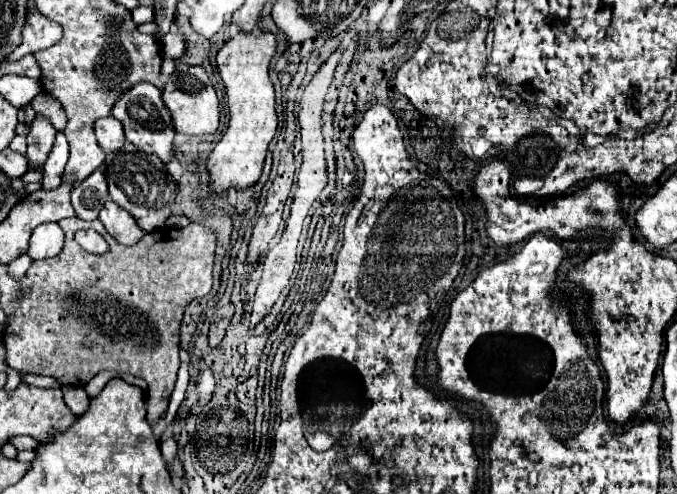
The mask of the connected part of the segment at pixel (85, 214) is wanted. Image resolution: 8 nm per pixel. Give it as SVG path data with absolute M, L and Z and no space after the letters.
M102 168L92 172L72 190L72 206L76 210L76 216L82 220L96 220L106 200L108 200L108 182L104 178Z

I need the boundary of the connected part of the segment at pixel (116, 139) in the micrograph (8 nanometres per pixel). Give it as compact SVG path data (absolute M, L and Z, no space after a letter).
M106 116L106 118L98 118L96 124L94 124L94 132L96 132L96 138L98 138L98 144L100 148L110 154L114 150L120 150L126 142L124 138L124 130L120 126L120 122L112 116Z

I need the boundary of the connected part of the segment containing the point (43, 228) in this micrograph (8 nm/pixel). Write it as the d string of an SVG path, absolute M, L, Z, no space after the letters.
M48 222L48 224L36 226L36 230L32 232L28 254L34 260L52 258L52 256L60 254L62 246L64 246L64 232L62 232L62 228L56 222Z

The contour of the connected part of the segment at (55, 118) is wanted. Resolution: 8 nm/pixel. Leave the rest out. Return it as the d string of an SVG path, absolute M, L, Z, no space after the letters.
M40 93L32 100L31 105L37 114L50 118L52 126L58 132L64 130L64 126L67 124L67 117L64 114L64 108L60 106L60 102L56 102L48 94Z

